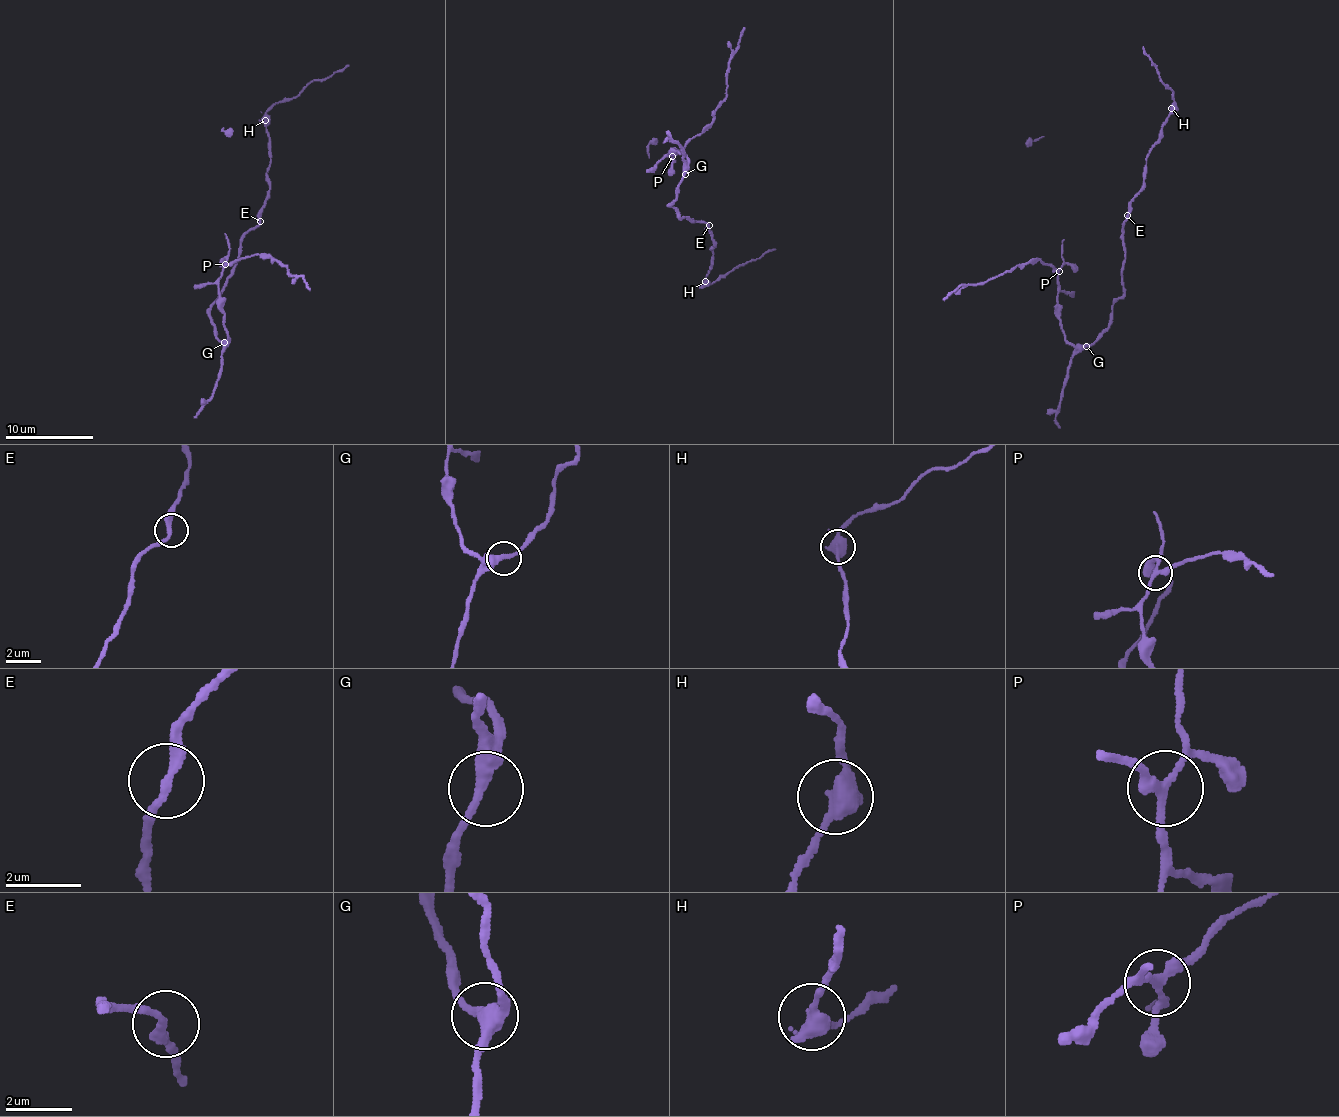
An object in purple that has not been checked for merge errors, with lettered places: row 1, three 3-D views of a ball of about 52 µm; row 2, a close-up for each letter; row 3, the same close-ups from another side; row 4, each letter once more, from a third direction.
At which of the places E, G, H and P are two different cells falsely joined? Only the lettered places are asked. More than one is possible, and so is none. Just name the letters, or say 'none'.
H

